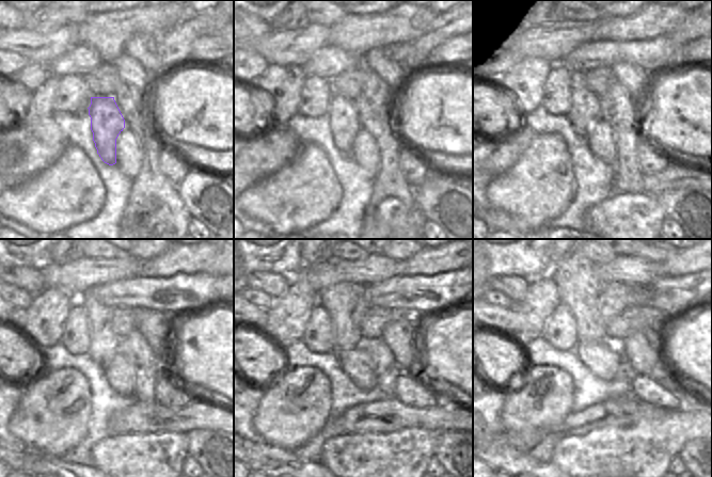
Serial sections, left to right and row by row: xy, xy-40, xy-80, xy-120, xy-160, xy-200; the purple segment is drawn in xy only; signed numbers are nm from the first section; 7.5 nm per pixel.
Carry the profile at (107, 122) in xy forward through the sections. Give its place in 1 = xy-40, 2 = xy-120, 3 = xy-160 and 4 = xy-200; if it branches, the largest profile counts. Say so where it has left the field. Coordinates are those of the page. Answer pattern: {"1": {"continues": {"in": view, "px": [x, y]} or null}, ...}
{"1": {"continues": {"in": "xy-40", "px": [345, 124]}}, "2": {"continues": {"in": "xy-120", "px": [105, 344]}}, "3": {"continues": {"in": "xy-160", "px": [345, 302]}}, "4": {"continues": {"in": "xy-200", "px": [594, 299]}}}

